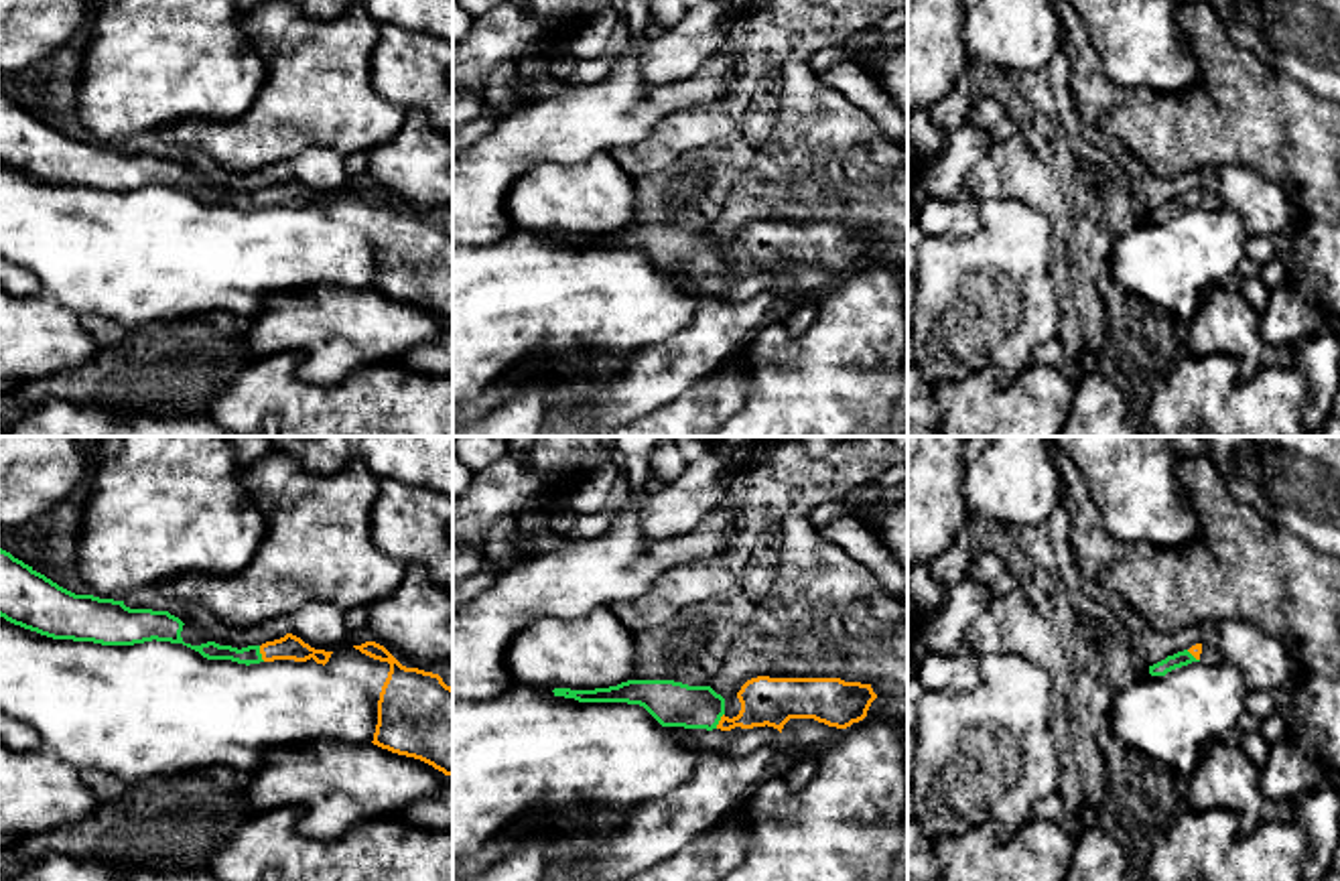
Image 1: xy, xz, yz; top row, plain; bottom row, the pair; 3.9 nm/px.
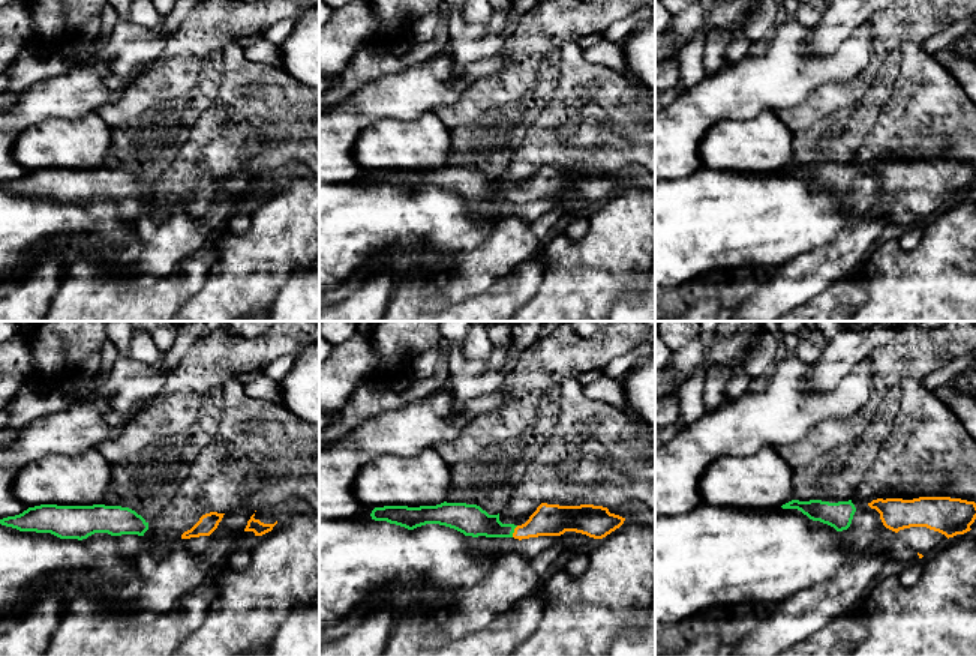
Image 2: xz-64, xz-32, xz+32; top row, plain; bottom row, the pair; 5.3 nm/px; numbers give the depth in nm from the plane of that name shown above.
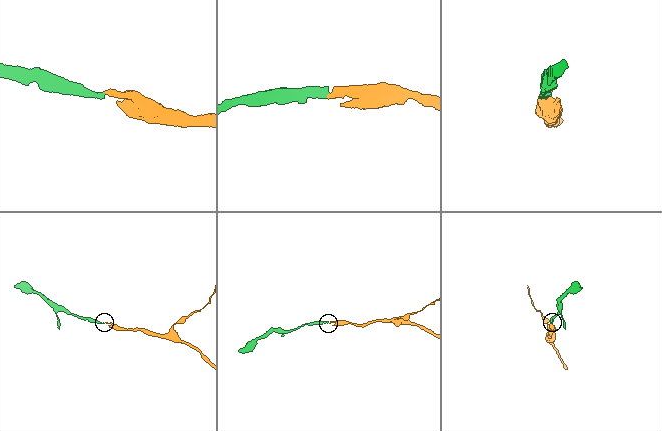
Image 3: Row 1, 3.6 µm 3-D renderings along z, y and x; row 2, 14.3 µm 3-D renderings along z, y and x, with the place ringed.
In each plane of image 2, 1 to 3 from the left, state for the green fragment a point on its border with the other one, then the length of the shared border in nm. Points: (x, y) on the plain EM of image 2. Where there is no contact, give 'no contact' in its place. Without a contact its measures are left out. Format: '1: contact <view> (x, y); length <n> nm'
1: no contact
2: contact xz-32 (514, 195); length 70 nm
3: no contact

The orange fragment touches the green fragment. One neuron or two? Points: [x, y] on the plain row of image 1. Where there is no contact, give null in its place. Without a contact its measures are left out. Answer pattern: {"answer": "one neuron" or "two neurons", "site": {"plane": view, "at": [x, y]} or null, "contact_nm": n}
{"answer": "one neuron", "site": {"plane": "xy", "at": [260, 197]}, "contact_nm": 70}

